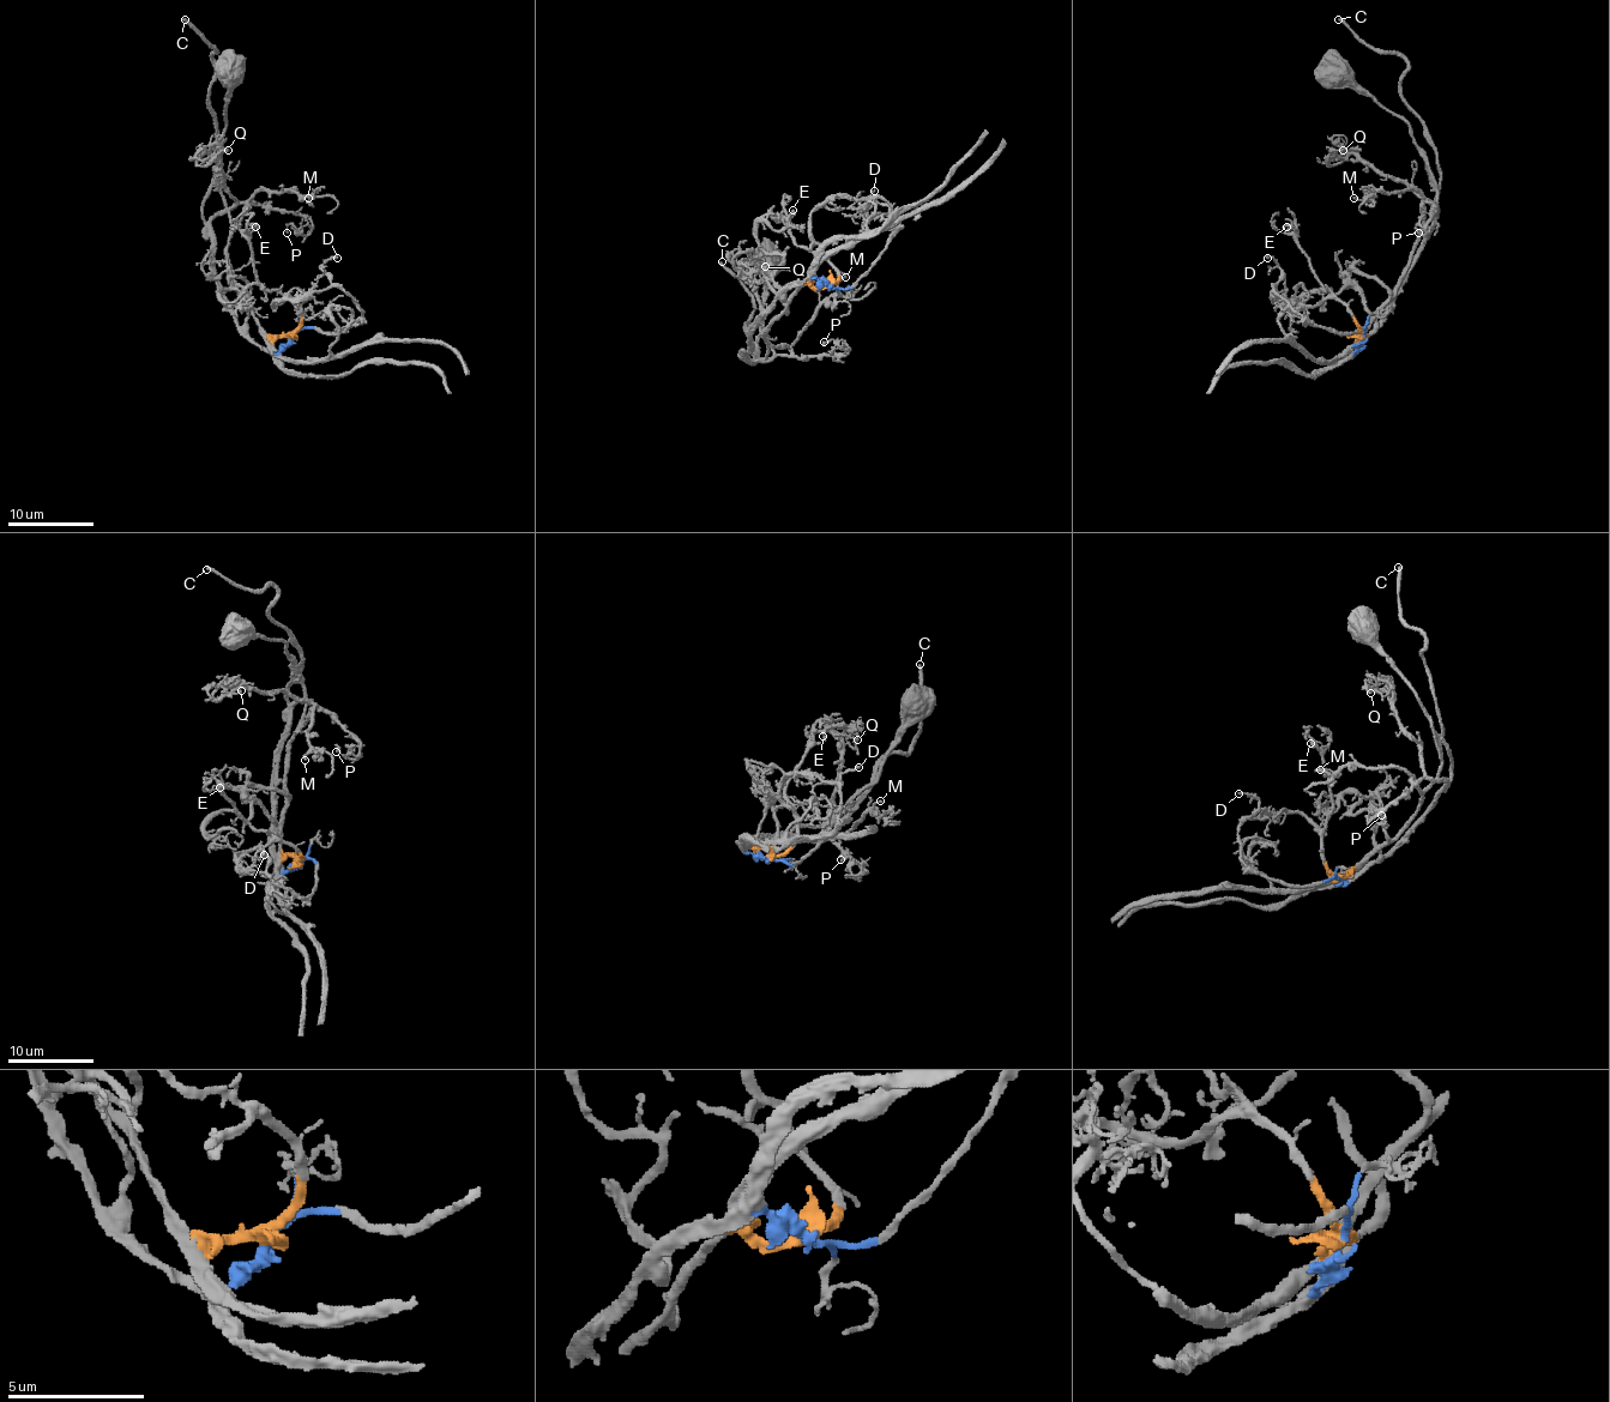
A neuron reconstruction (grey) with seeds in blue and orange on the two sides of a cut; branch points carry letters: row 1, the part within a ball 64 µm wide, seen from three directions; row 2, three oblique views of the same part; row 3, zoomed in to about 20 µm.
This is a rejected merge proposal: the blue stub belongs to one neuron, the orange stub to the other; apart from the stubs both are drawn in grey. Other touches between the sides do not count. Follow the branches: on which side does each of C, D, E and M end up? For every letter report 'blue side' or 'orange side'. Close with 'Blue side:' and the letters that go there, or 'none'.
C: blue side
D: blue side
E: orange side
M: orange side
Blue side: C, D

